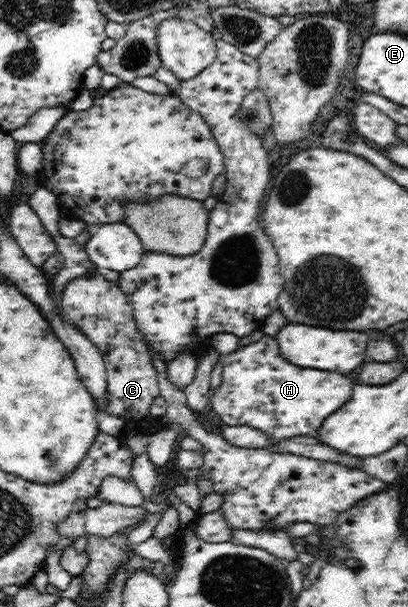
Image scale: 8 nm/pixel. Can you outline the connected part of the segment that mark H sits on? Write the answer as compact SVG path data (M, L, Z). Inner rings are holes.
M264 334L259 341L240 346L233 353L220 354L223 363L222 379L219 387L213 389L209 397L211 409L226 426L249 426L263 430L273 442L273 450L278 450L283 440L297 437L318 437L322 423L335 413L352 396L355 381L335 371L321 371L315 368L299 367L282 356L275 337Z

